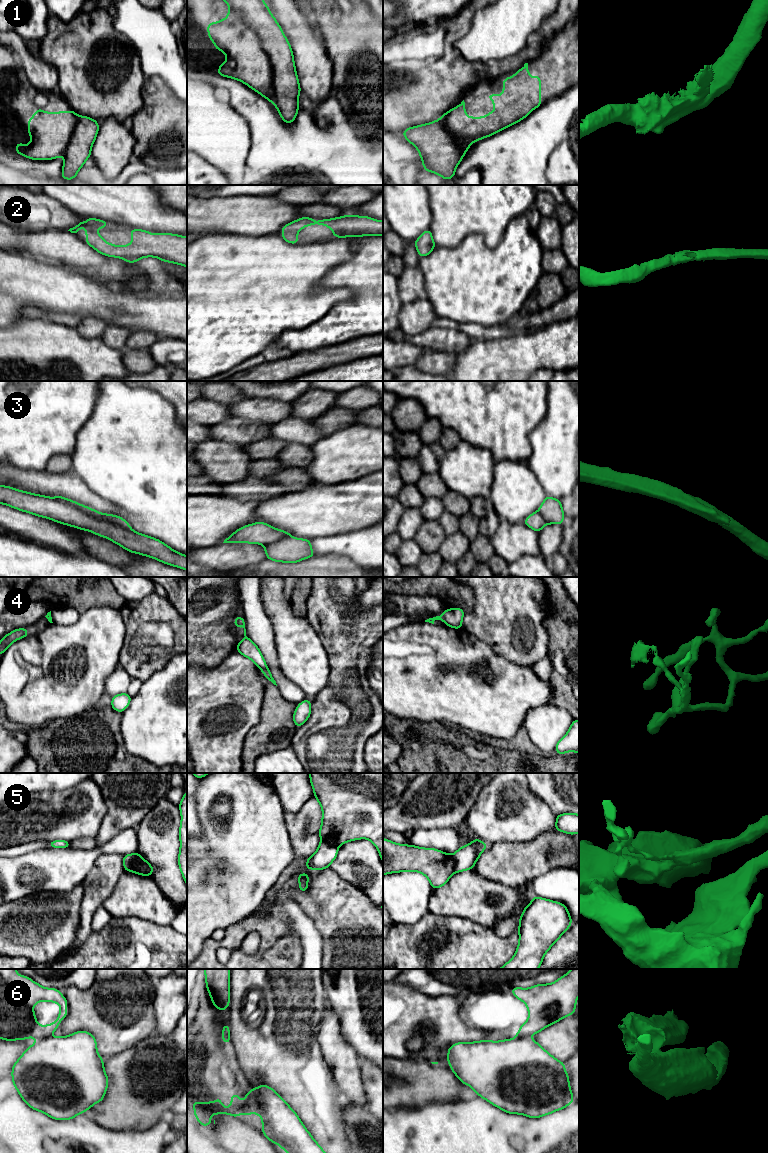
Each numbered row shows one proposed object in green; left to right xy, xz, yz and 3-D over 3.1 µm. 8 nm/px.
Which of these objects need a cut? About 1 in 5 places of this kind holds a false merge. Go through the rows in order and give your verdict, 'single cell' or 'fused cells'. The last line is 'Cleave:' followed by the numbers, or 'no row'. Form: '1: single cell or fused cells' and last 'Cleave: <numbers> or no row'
1: fused cells
2: single cell
3: fused cells
4: fused cells
5: fused cells
6: fused cells
Cleave: 1, 3, 4, 5, 6

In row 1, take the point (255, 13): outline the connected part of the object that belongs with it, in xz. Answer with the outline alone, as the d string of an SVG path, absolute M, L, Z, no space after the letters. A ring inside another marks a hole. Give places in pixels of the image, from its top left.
M224 0L257 34L273 71L275 106L282 120L291 124L297 116L301 93L292 48L263 0Z

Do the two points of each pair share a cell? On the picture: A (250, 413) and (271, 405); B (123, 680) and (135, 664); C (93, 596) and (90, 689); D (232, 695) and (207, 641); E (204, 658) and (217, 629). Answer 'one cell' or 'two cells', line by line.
A: one cell
B: two cells
C: two cells
D: two cells
E: one cell

